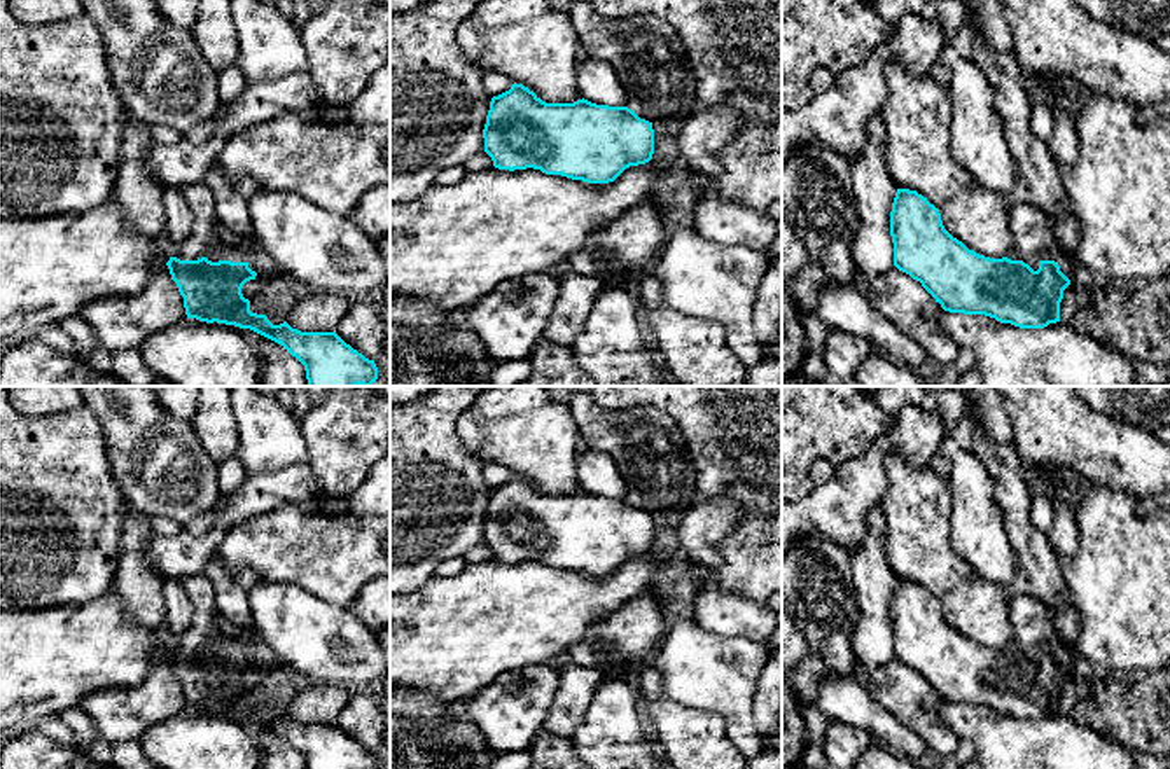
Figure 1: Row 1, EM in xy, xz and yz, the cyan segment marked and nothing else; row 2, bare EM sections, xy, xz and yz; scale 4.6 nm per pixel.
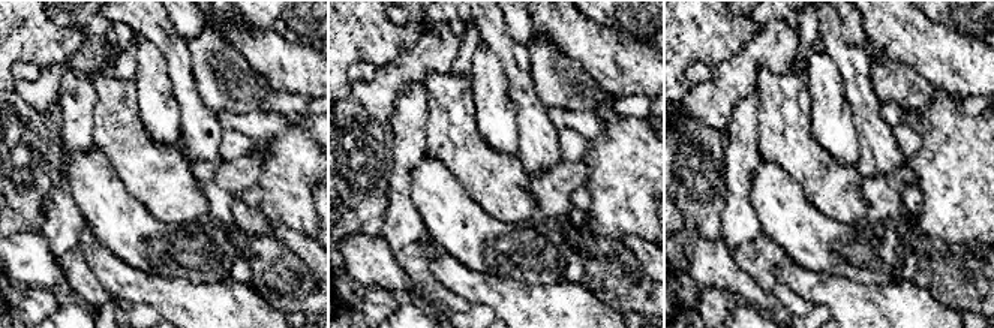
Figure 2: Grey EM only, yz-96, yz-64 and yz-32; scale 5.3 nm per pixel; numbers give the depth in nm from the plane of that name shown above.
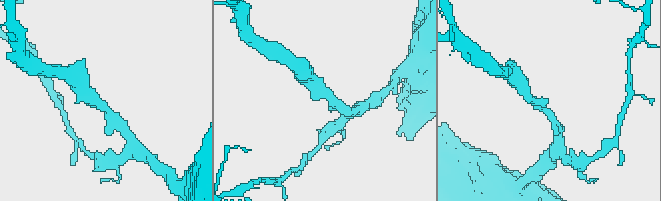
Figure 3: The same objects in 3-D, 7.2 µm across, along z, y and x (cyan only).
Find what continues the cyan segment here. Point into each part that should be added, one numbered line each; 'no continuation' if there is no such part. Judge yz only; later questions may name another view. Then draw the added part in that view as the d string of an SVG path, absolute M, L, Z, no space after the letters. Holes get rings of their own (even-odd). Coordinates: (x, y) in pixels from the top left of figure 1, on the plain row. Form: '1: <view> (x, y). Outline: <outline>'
1: yz (1034, 631). Outline: M1025 594L1013 596L1009 601L1013 636L1004 648L1023 652L1034 662L1039 661L1041 652L1055 652L1060 662L1070 671L1077 654L1056 631L1055 613L1037 598Z

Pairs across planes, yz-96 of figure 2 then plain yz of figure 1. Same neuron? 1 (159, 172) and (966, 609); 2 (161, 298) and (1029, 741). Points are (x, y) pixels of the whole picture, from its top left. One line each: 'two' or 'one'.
1: one
2: one

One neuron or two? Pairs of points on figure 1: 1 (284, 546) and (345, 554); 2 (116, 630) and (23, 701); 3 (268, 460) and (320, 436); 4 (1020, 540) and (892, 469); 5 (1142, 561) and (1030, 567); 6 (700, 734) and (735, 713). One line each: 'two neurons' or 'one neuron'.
1: one neuron
2: one neuron
3: two neurons
4: two neurons
5: two neurons
6: two neurons

